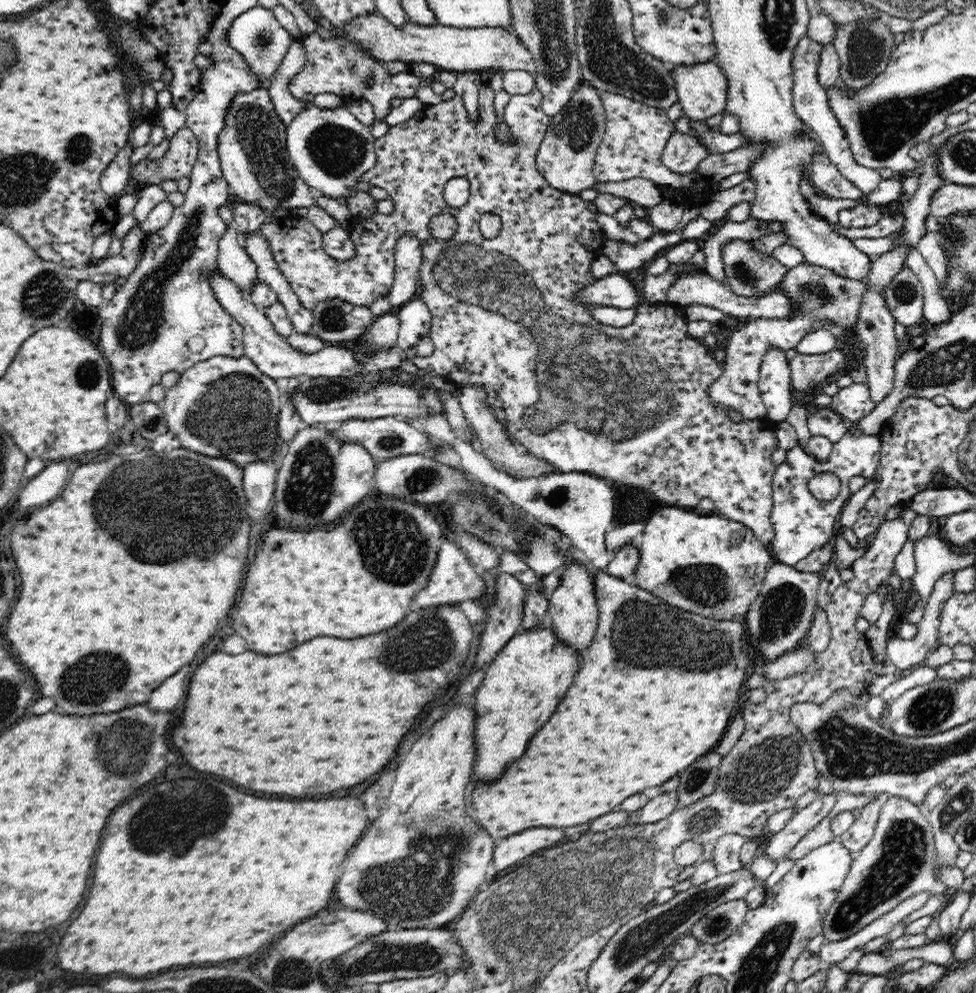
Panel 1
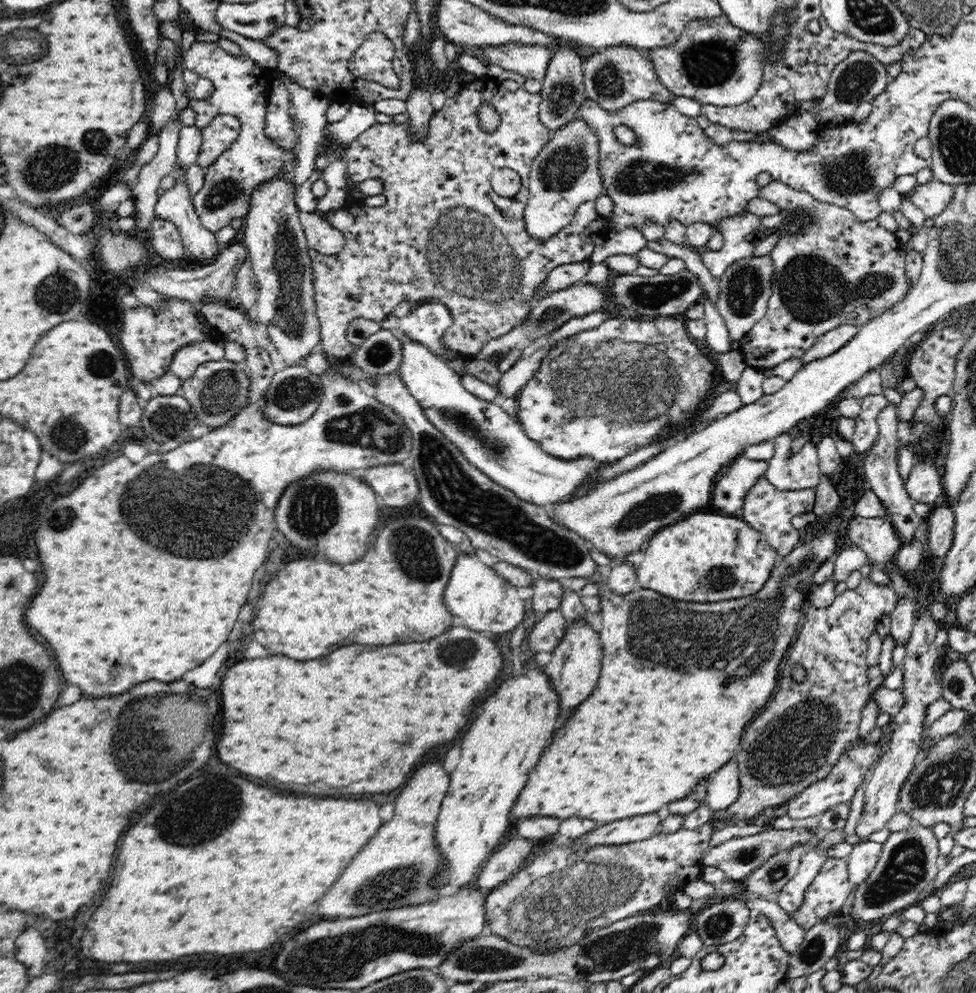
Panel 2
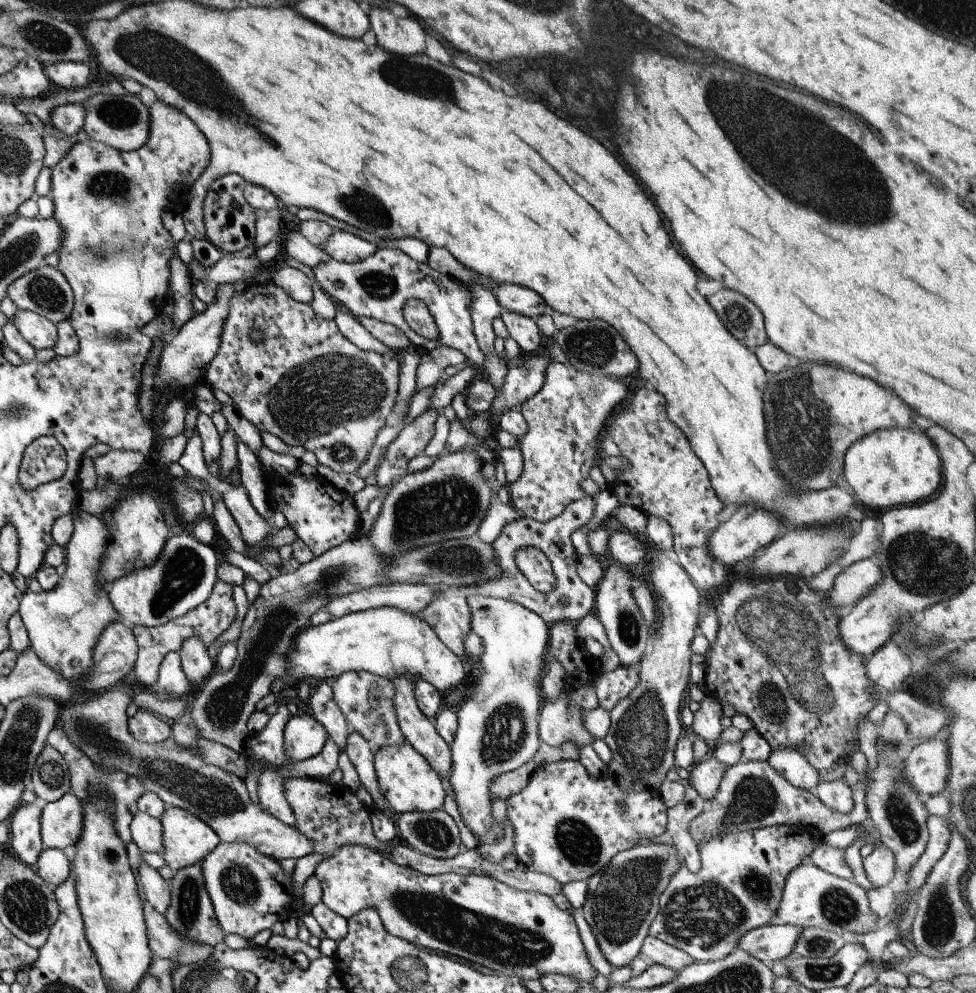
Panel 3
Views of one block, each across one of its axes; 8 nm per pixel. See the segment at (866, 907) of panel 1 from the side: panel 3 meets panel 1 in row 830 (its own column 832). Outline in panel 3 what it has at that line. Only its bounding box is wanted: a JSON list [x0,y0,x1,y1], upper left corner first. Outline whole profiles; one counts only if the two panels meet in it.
[770,861,881,938]

